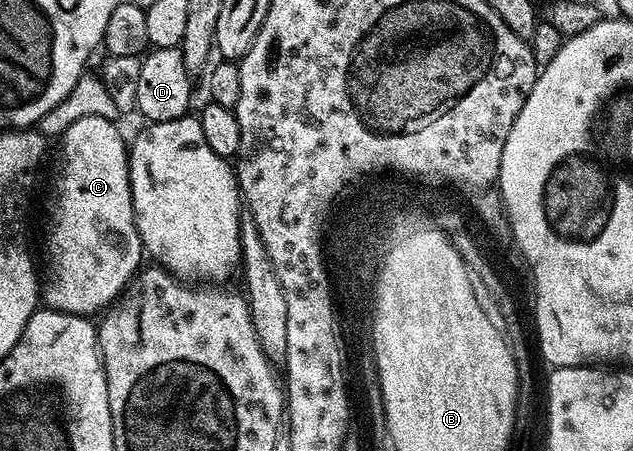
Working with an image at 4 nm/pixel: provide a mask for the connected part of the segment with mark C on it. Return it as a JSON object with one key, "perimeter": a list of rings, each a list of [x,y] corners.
{"perimeter":[[[85,116],[73,121],[61,135],[63,164],[55,183],[55,208],[51,211],[51,232],[47,235],[47,275],[51,280],[45,283],[45,303],[47,299],[48,308],[69,311],[75,316],[90,316],[114,303],[145,259],[131,200],[129,147],[114,126],[105,117]]]}

